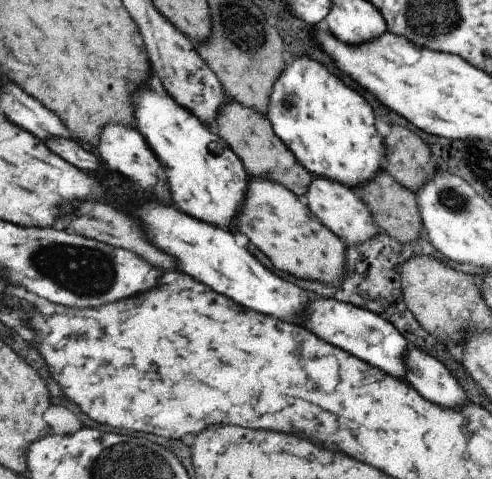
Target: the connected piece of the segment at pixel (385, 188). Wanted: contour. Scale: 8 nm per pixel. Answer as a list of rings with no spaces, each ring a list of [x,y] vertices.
[[[385,170],[378,173],[368,183],[359,185],[353,190],[369,206],[381,232],[388,234],[401,243],[413,243],[420,239],[420,229],[423,228],[423,220],[414,191],[403,187],[398,181],[394,181],[392,176]]]

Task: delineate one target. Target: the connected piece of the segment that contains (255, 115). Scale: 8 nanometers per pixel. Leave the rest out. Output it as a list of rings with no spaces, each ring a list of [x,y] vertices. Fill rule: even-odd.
[[[228,99],[219,109],[213,129],[238,155],[250,178],[280,183],[298,198],[303,199],[314,176],[298,162],[294,153],[276,136],[271,122],[266,116],[254,109],[242,106],[239,102]]]

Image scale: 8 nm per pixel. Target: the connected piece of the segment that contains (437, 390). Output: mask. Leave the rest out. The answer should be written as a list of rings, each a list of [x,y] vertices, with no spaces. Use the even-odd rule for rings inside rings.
[[[407,344],[404,355],[407,365],[406,380],[422,392],[422,396],[430,398],[436,404],[450,406],[466,400],[466,395],[452,373],[431,354],[424,352],[421,348]]]

